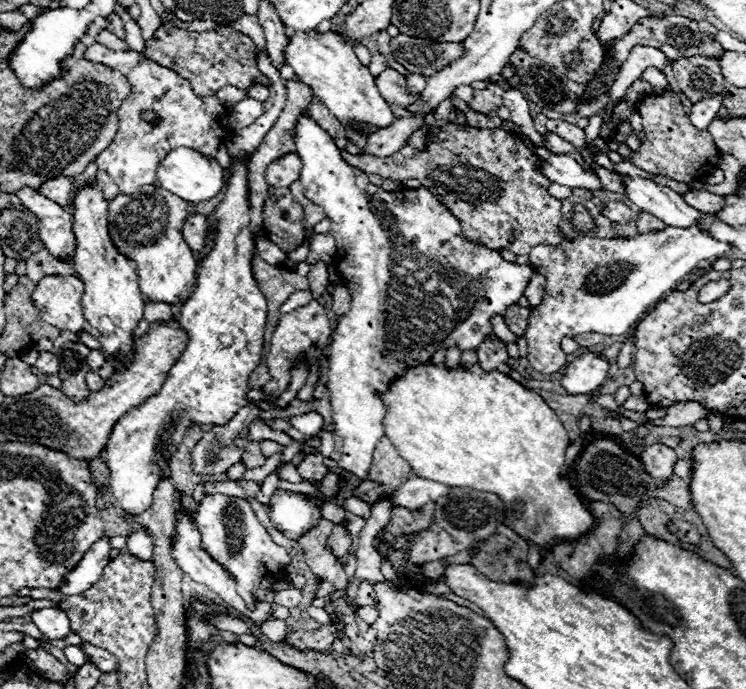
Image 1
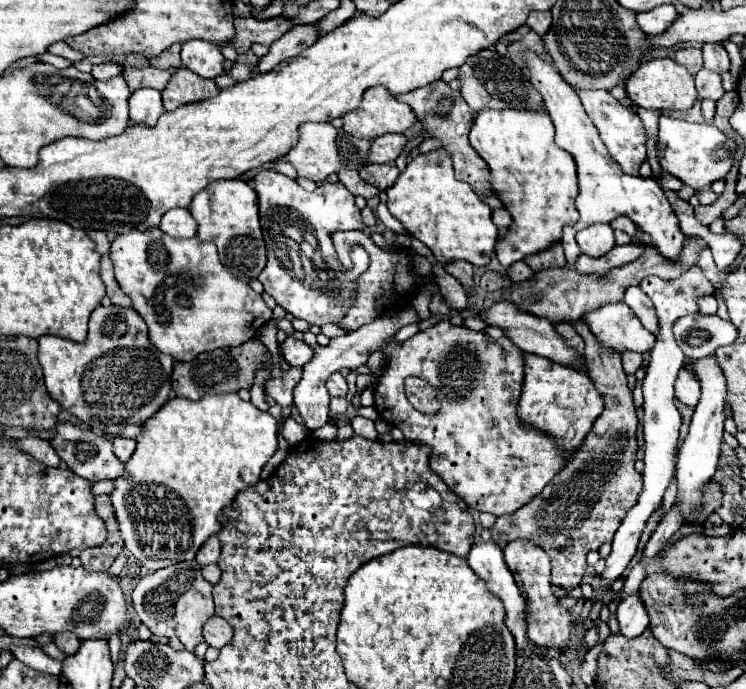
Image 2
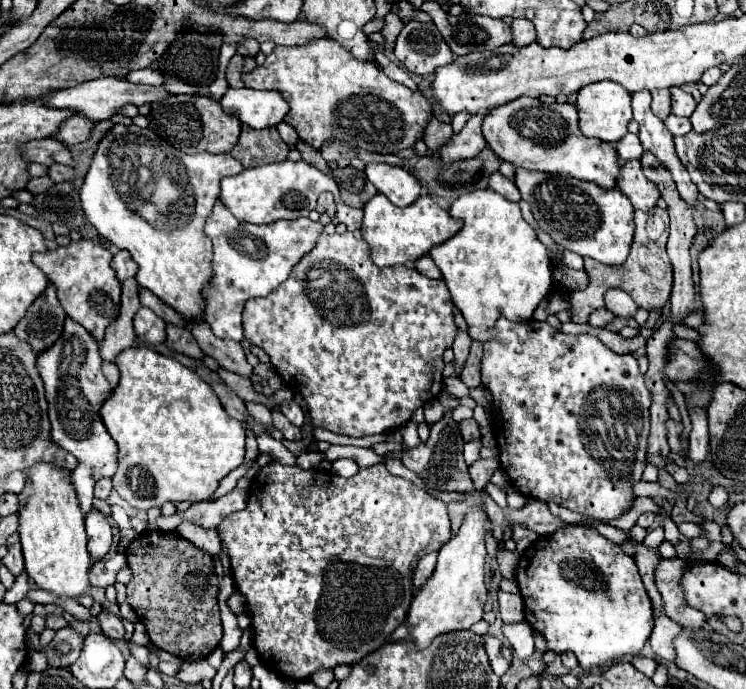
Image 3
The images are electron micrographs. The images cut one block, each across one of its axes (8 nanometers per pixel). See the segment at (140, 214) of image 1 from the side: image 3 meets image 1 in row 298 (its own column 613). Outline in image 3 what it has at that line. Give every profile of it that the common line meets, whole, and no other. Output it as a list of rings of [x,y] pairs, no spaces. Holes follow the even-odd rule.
[[[516,98],[492,108],[484,116],[482,134],[496,156],[514,166],[540,172],[566,172],[604,188],[616,188],[620,160],[616,158],[614,146],[598,138],[586,138],[578,128],[578,112],[568,102],[546,106],[538,98]]]

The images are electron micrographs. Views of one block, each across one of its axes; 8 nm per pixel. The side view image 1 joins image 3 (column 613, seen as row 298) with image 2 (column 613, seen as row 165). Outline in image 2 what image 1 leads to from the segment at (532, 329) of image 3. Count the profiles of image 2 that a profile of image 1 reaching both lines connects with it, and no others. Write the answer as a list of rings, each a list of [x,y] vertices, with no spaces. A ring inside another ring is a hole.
[[[624,302],[604,304],[584,314],[584,322],[602,344],[616,352],[650,352],[656,342],[656,336],[642,326]]]

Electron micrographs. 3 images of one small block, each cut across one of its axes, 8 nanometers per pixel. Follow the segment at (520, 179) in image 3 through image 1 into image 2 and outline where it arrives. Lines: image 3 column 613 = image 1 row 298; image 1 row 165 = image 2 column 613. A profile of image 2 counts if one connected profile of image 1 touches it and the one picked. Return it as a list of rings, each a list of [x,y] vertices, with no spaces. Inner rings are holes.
[[[592,224],[584,230],[580,230],[576,234],[576,242],[578,242],[582,254],[592,256],[592,258],[600,258],[616,246],[610,224]]]

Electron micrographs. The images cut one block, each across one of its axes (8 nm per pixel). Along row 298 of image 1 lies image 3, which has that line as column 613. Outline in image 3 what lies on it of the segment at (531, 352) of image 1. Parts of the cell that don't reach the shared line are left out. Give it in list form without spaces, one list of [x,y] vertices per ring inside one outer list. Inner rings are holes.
[[[568,524],[568,528],[560,528],[554,534],[540,536],[522,554],[516,568],[516,584],[524,598],[526,622],[544,636],[548,652],[562,654],[570,650],[576,654],[584,670],[628,660],[640,650],[642,656],[658,660],[649,642],[646,643],[654,626],[652,604],[640,580],[634,558],[626,556],[620,546],[606,540],[594,528],[586,528],[582,524]]]

